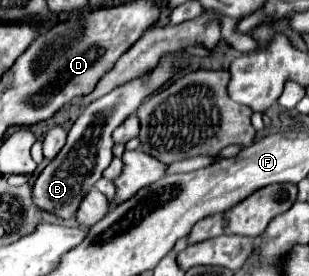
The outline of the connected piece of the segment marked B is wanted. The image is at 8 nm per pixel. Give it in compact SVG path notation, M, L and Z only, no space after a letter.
M172 55L172 57L162 57L160 65L152 71L152 75L142 77L142 79L132 79L124 83L122 87L116 87L108 95L92 101L80 117L74 121L72 129L68 131L68 141L62 147L62 151L42 169L38 179L32 185L32 201L36 207L54 213L60 219L72 219L76 215L76 207L80 207L80 201L88 191L94 187L94 183L102 177L102 171L110 165L112 161L112 131L128 119L136 111L136 107L146 99L146 95L152 95L158 91L178 67L188 65L190 61L182 55Z

